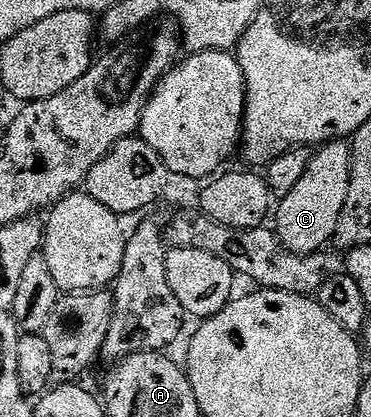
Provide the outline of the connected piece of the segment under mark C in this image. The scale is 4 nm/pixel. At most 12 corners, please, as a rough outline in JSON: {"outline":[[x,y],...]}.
{"outline":[[328,142],[278,201],[274,231],[306,254],[332,243],[351,150]]}

